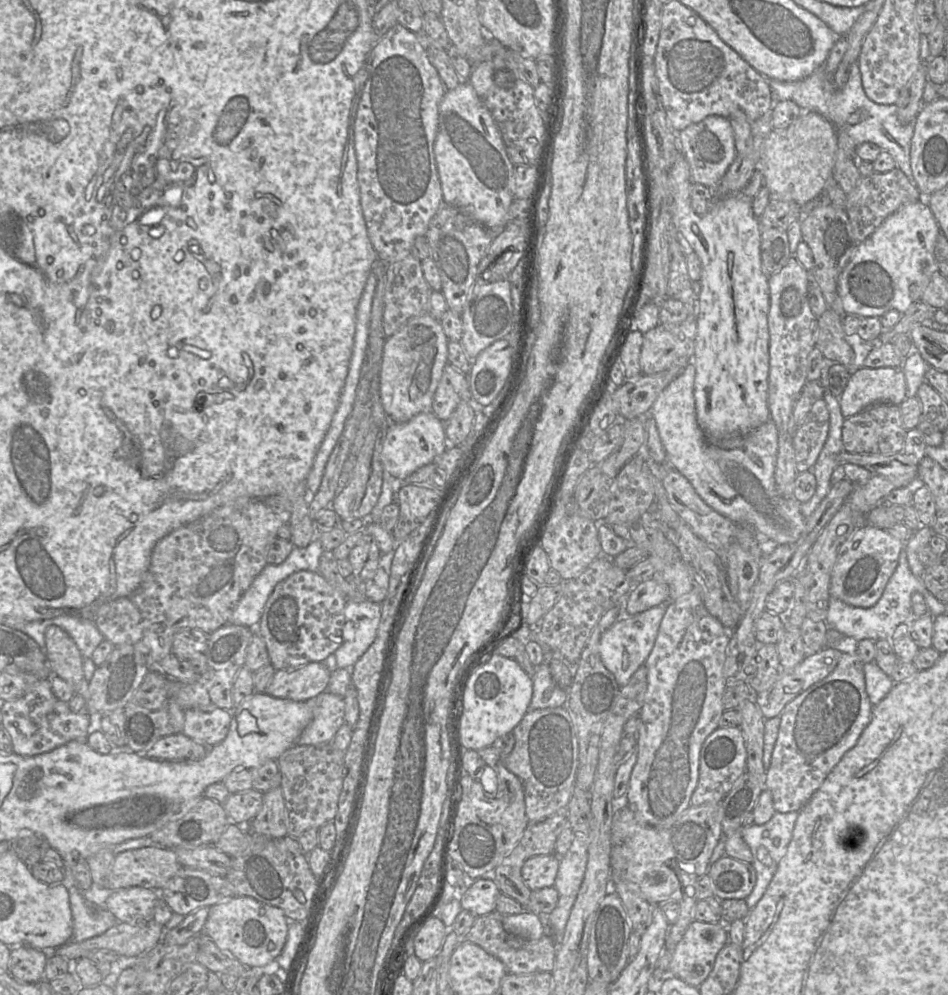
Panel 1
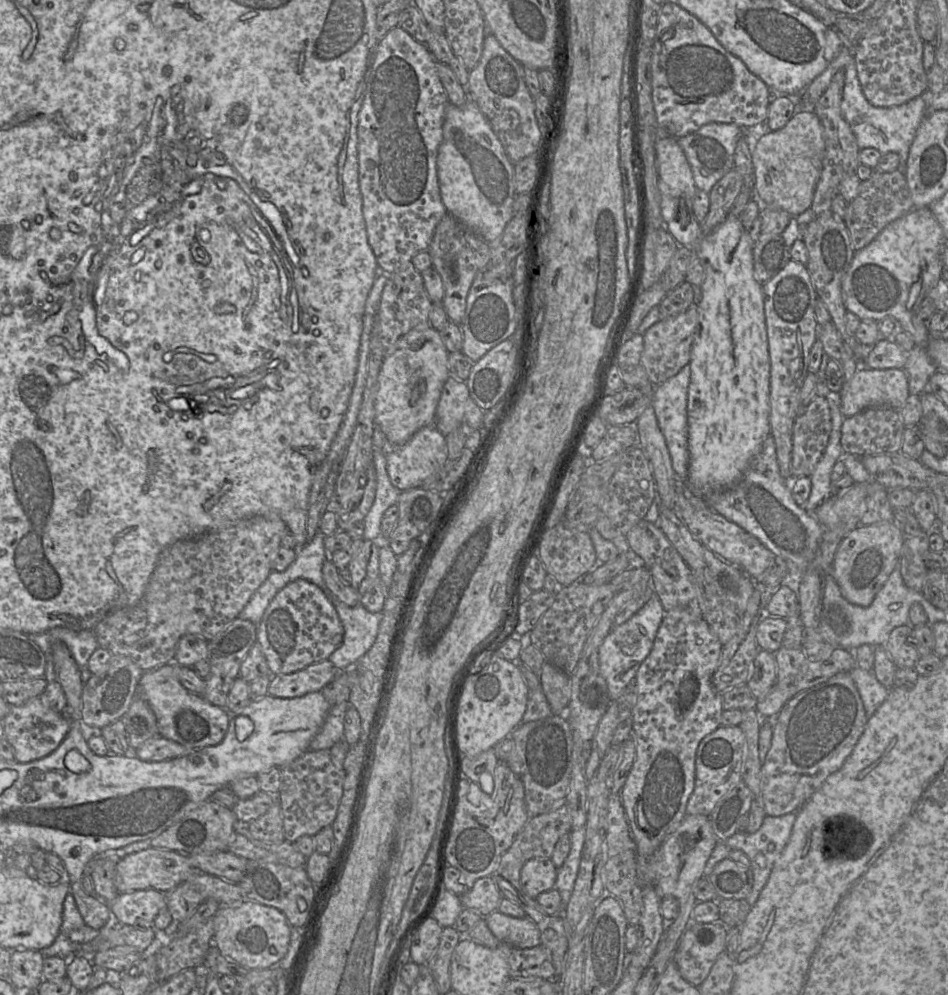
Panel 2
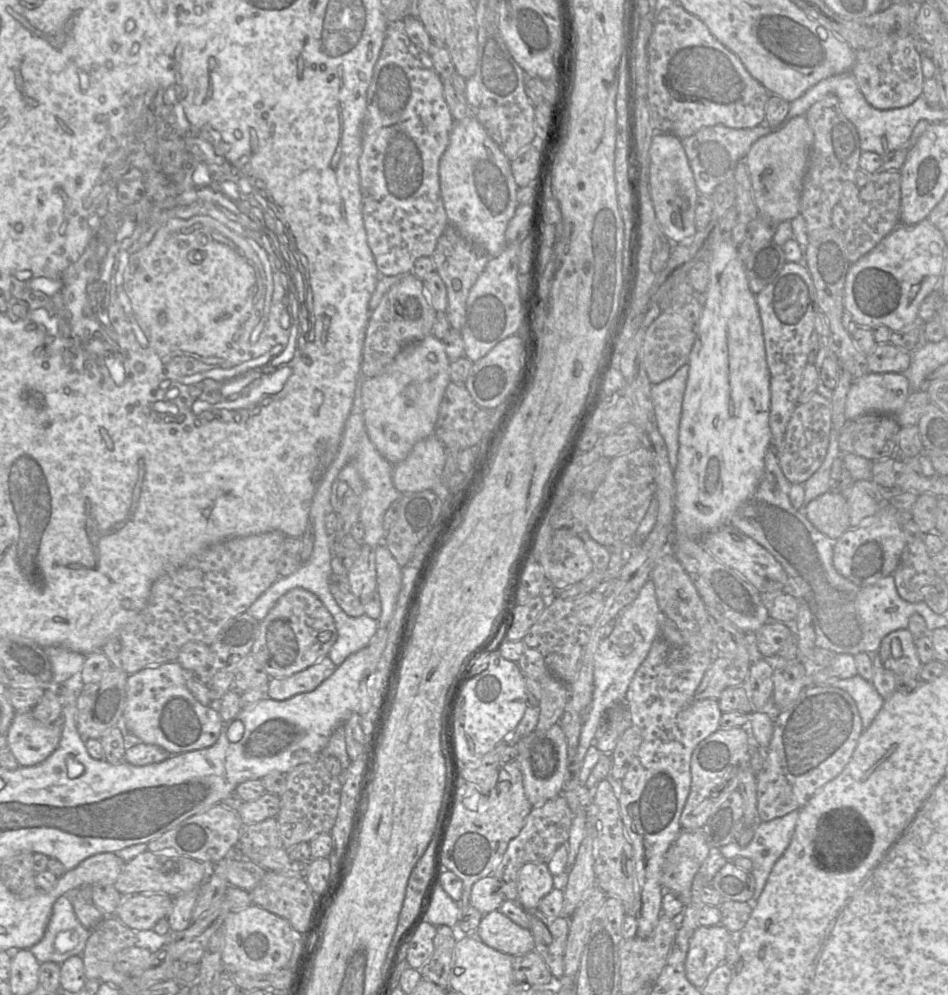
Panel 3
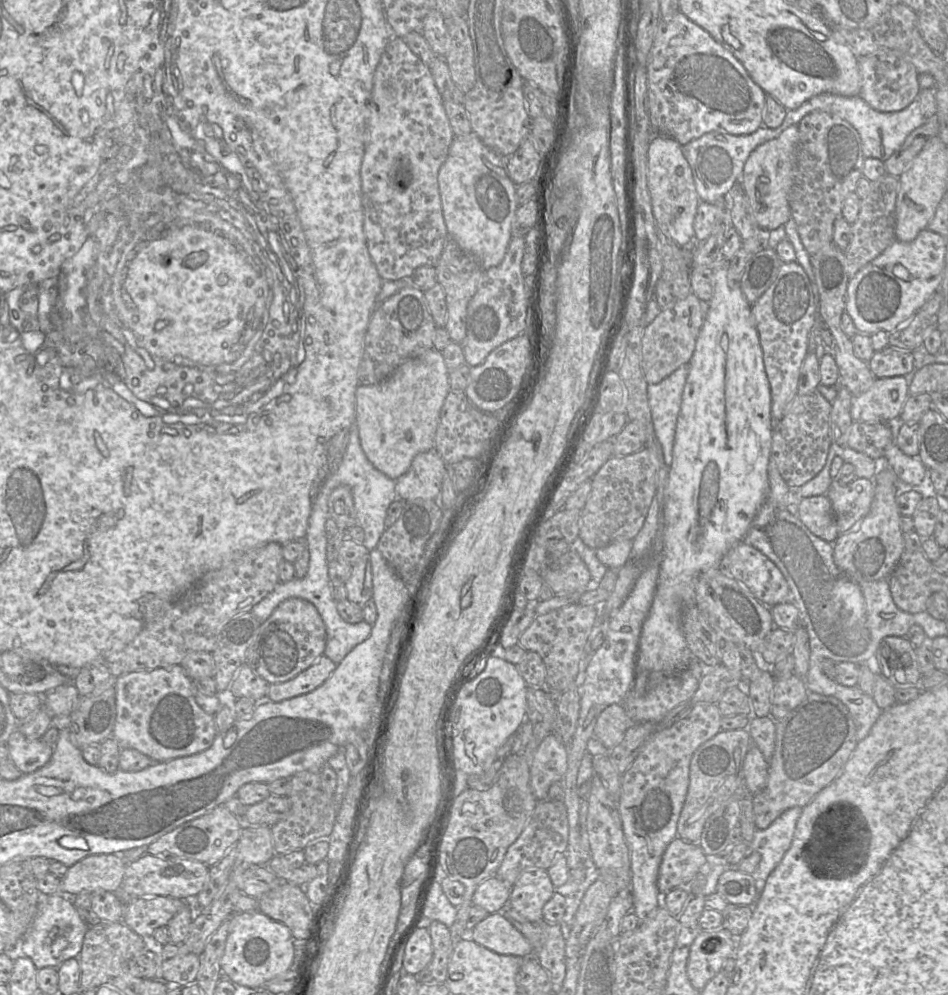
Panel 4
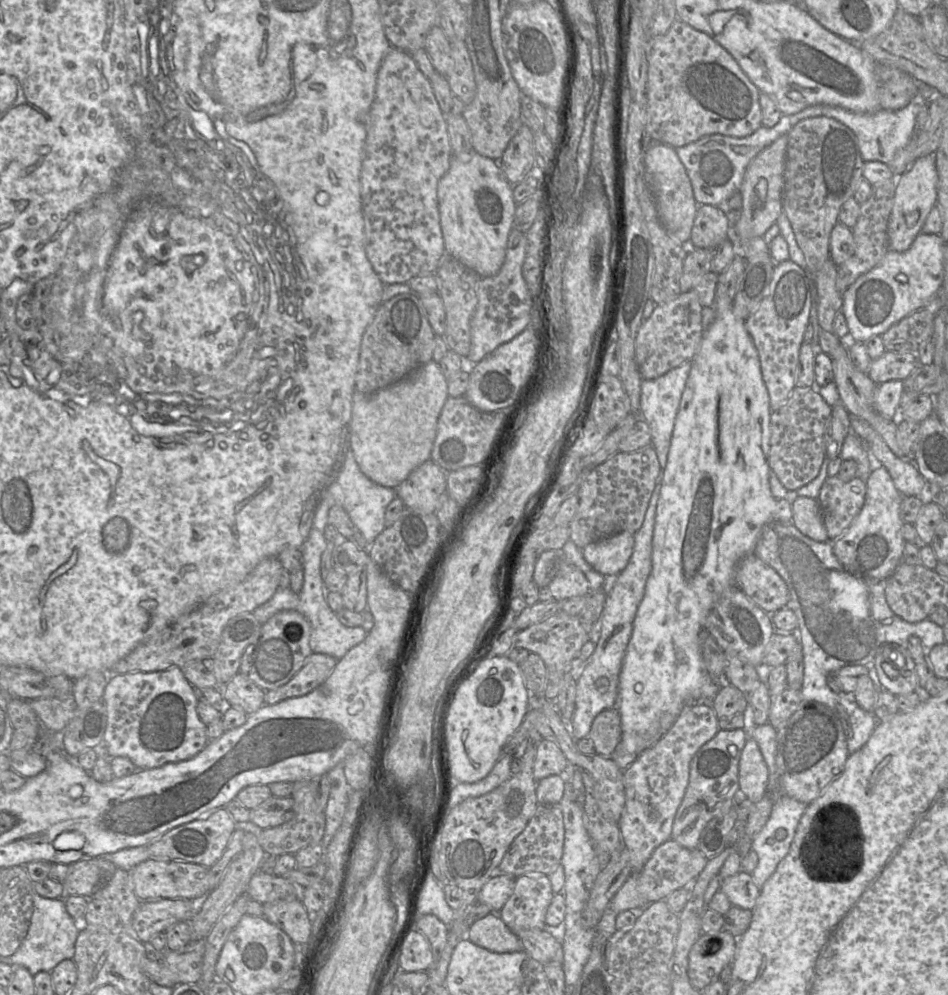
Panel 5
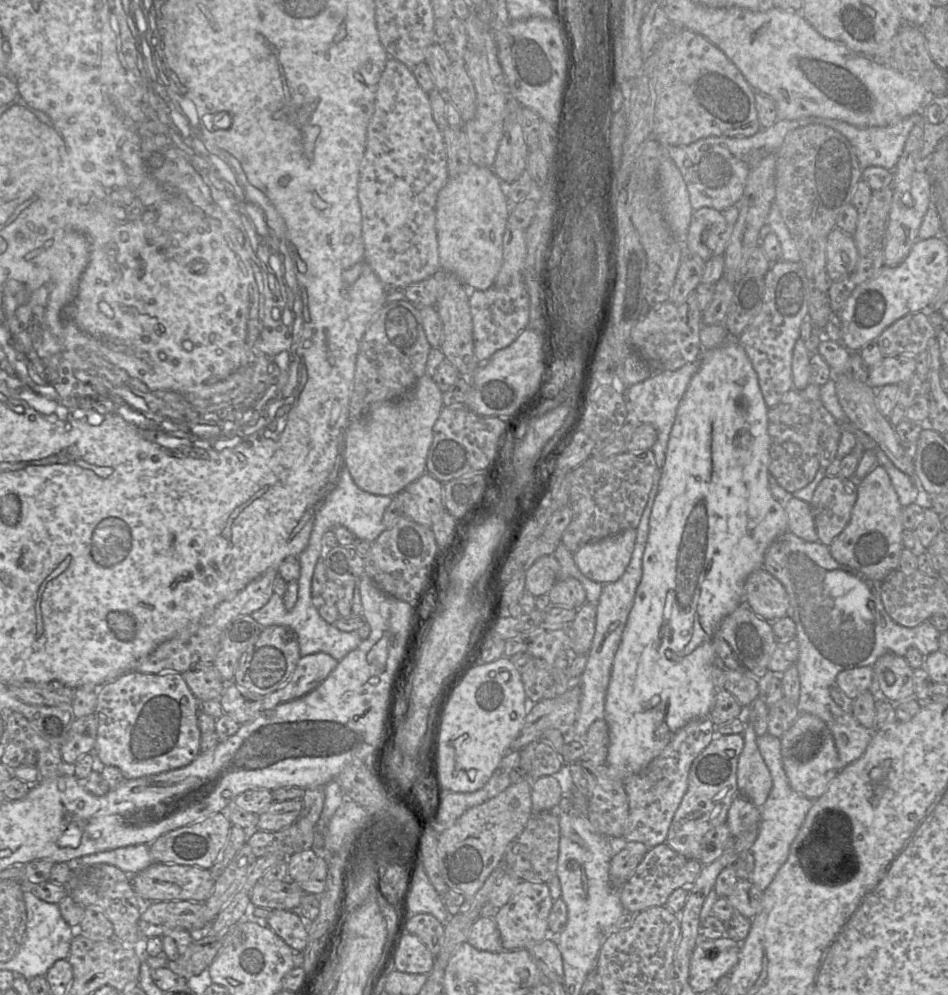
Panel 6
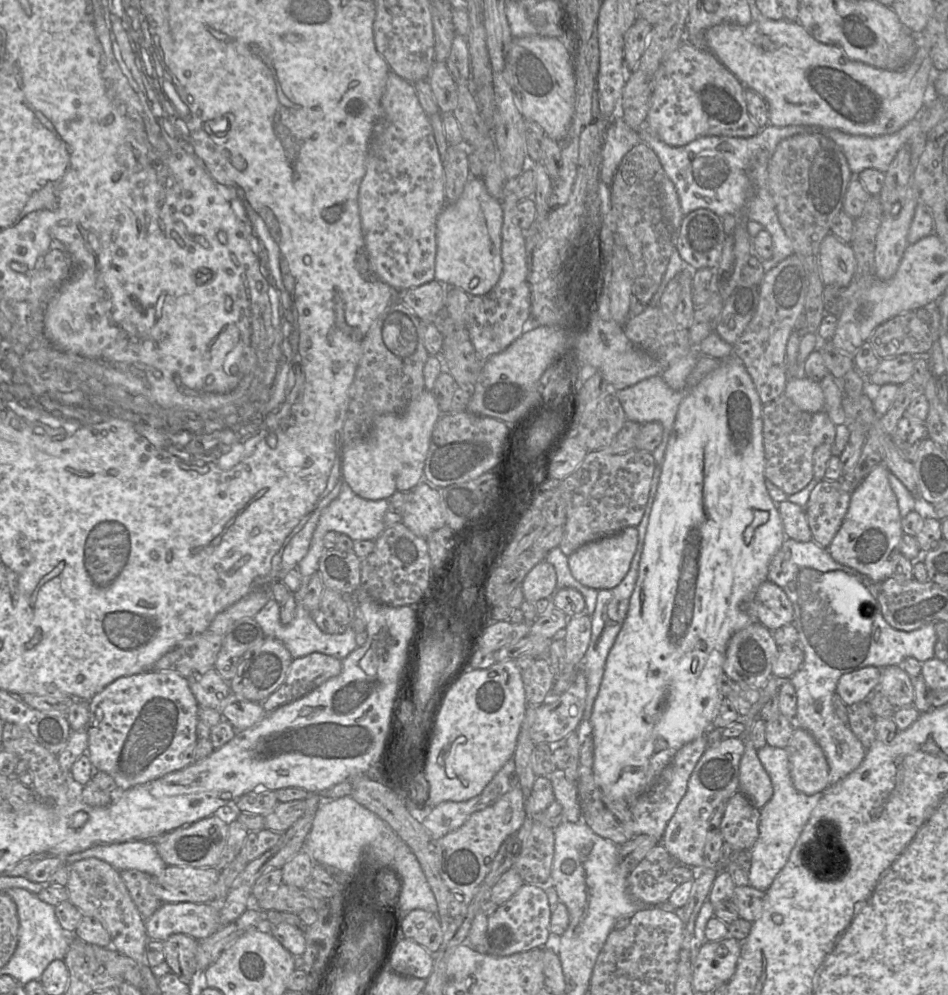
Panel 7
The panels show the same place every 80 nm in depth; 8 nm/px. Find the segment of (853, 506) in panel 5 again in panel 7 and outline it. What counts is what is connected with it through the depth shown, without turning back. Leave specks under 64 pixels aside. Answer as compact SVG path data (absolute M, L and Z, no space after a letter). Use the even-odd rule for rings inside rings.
M822 479L809 495L805 512L812 540L823 548L827 548L839 530L849 507L851 493L846 491L840 480Z

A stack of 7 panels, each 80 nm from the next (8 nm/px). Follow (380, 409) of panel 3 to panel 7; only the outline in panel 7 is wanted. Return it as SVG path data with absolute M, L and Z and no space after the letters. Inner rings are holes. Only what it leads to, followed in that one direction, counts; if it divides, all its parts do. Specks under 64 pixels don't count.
M424 390L400 414L378 416L370 432L362 439L354 440L343 447L342 477L353 492L366 500L389 499L397 492L408 492L424 479L424 464L430 446L434 427L441 417L436 398L432 391Z

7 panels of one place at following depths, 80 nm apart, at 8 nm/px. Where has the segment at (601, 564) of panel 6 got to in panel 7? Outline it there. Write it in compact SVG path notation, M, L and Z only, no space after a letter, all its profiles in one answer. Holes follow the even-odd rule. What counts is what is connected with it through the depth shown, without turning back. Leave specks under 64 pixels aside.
M627 527L615 534L587 543L568 556L572 576L582 585L597 589L617 586L627 574L638 543L636 527Z

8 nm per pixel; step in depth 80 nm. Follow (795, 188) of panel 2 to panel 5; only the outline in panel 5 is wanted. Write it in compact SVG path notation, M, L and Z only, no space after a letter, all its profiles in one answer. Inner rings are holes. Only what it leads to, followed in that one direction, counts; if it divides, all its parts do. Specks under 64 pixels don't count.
M787 134L777 138L751 161L745 171L740 187L742 210L739 219L731 225L739 240L763 237L783 213L782 192L787 141Z

